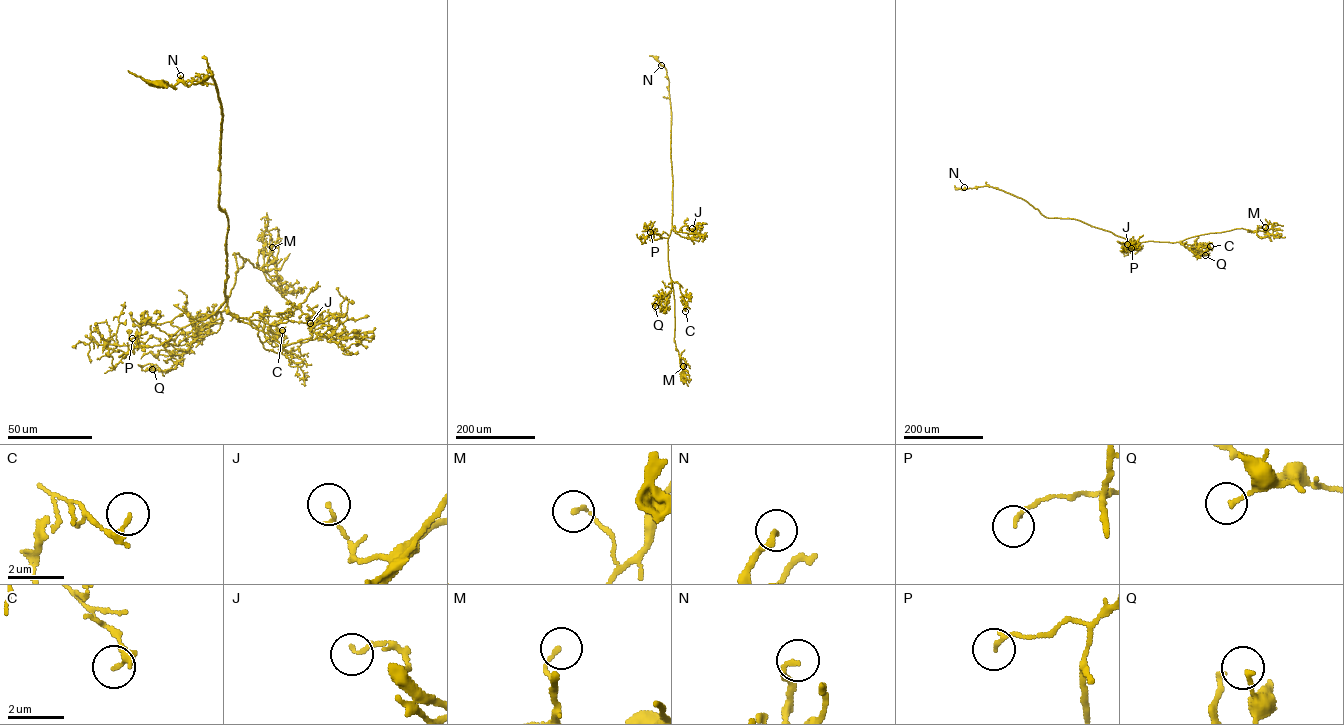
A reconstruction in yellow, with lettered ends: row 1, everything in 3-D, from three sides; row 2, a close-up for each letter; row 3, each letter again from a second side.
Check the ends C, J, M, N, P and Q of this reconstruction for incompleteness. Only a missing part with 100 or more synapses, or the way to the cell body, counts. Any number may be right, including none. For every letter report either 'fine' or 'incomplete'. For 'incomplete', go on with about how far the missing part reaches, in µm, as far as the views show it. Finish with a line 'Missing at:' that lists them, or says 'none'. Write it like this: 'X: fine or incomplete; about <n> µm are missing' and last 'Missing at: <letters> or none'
C: fine
J: fine
M: fine
N: fine
P: fine
Q: fine
Missing at: none

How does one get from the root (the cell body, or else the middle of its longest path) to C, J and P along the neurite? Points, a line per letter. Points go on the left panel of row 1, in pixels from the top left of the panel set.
C: (157, 84), (211, 72), (220, 101), (225, 300), (206, 314), (245, 318), (272, 346), (282, 330)
J: (157, 84), (190, 85), (211, 72), (217, 89), (227, 313), (284, 345), (310, 338), (310, 323)
P: (157, 84), (190, 85), (211, 72), (217, 89), (219, 205), (228, 218), (225, 300), (160, 344), (132, 338)

